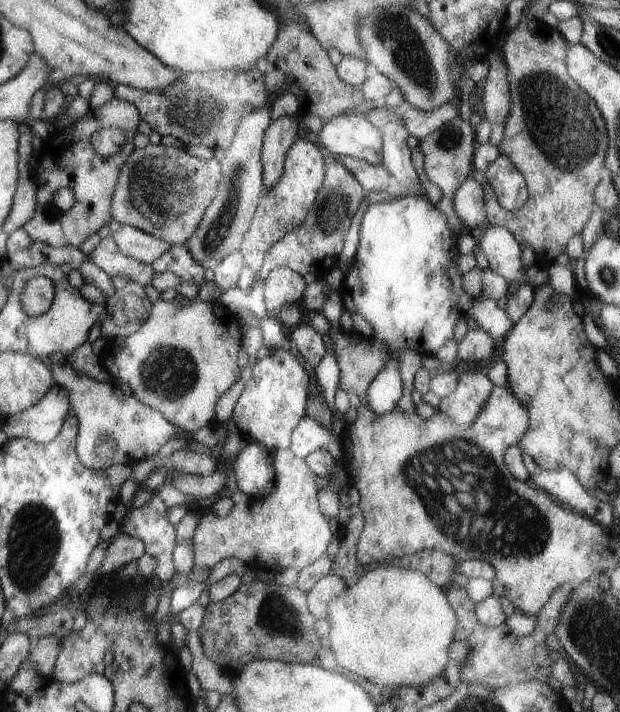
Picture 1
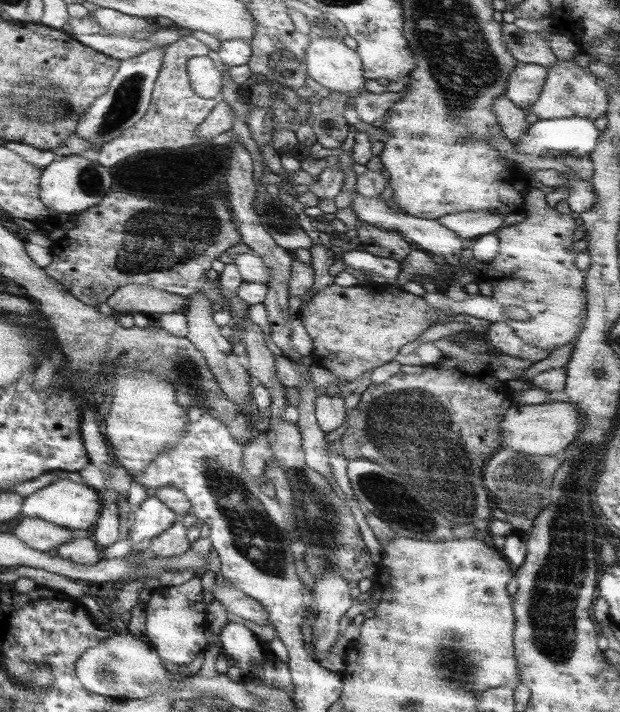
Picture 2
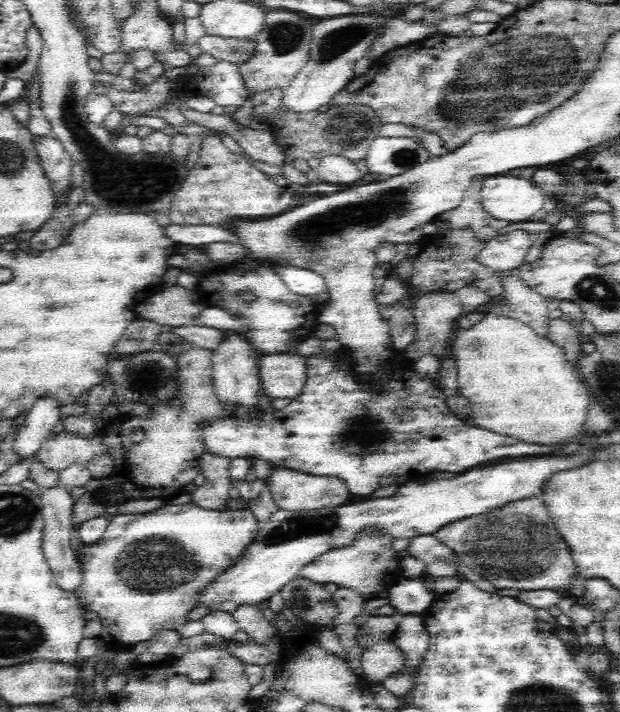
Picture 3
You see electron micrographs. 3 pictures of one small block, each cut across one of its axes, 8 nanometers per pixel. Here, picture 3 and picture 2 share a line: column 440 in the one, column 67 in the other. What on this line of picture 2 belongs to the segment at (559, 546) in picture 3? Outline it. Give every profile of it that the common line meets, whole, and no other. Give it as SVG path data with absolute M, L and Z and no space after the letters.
M27 517L21 518L14 529L15 538L29 548L42 553L49 553L49 550L83 534L88 532L80 533L40 518Z

